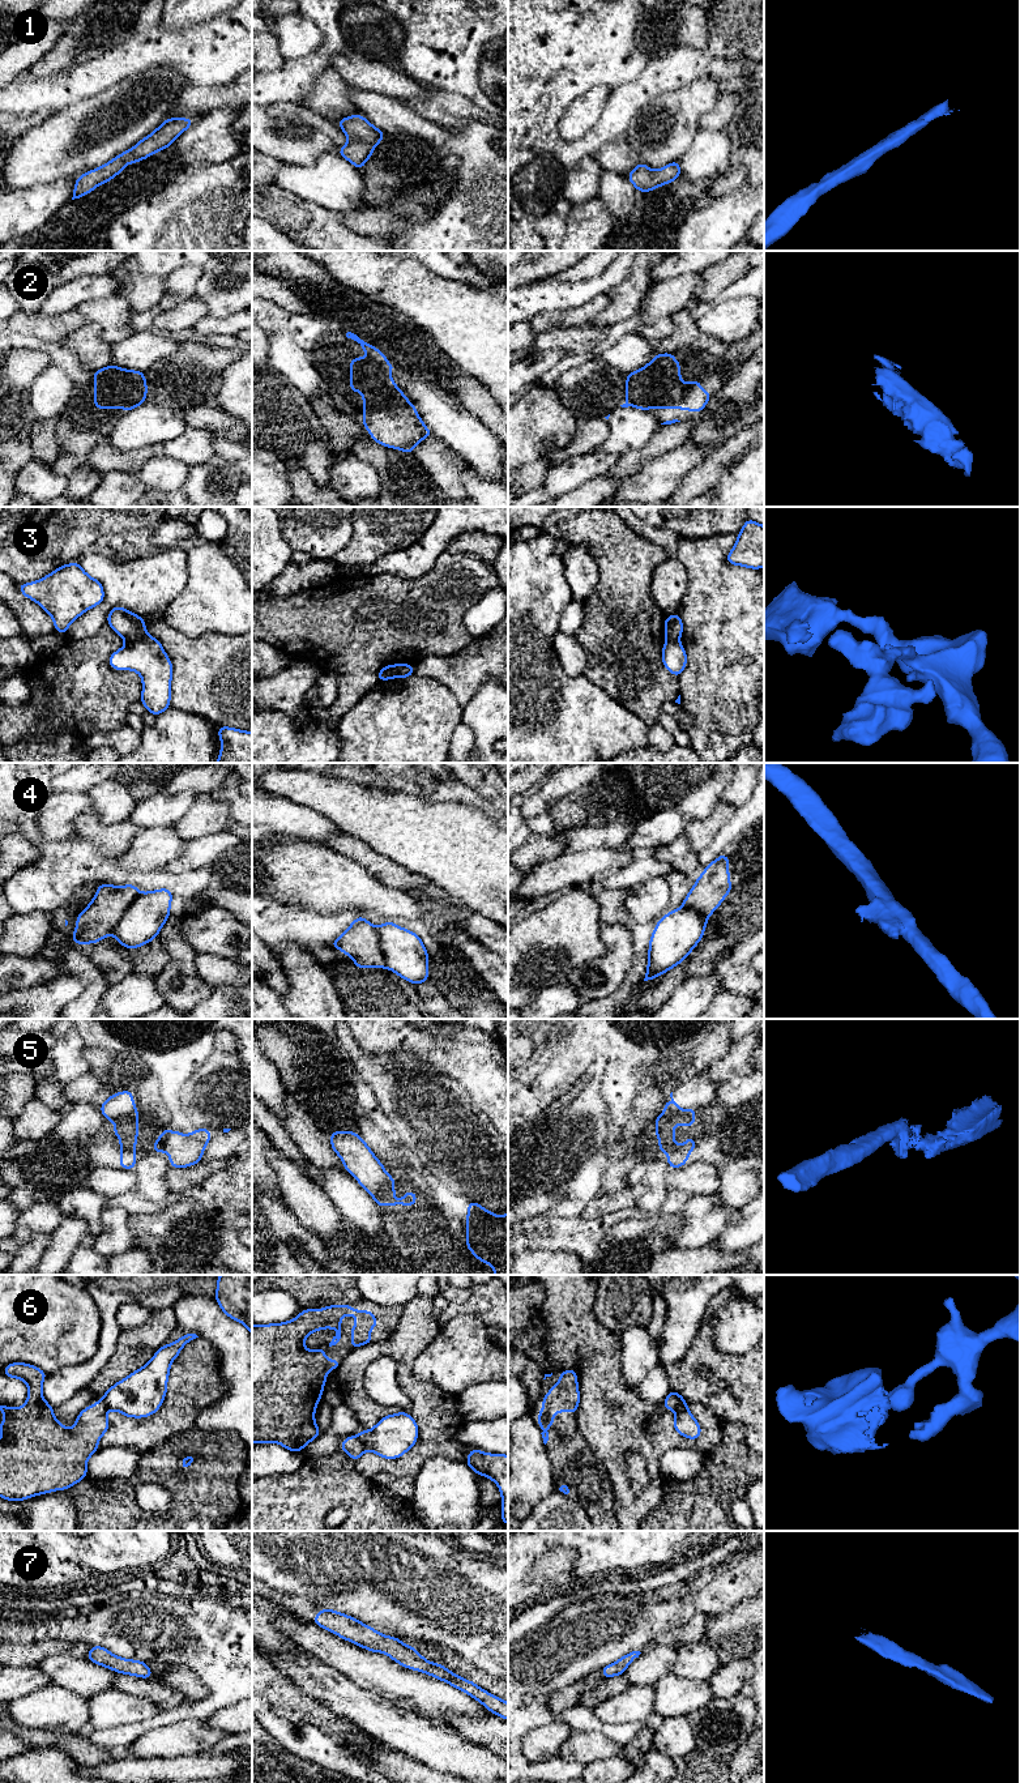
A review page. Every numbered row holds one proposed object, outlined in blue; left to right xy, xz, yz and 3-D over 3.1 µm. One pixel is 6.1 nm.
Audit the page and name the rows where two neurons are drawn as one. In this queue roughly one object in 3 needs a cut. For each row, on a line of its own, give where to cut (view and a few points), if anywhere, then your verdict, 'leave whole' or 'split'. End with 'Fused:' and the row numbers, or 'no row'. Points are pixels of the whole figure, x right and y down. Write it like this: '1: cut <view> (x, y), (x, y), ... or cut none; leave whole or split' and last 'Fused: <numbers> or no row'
1: cut none; leave whole
2: cut xz (370, 355), (382, 365); split
3: cut xy (145, 632), (127, 644); split
4: cut xy (140, 894), (110, 933); split
5: cut xz (388, 1176), (388, 1184), (375, 1199); split
6: cut xz (355, 1436), (366, 1449); split
7: cut none; leave whole
Fused: 2, 3, 4, 5, 6

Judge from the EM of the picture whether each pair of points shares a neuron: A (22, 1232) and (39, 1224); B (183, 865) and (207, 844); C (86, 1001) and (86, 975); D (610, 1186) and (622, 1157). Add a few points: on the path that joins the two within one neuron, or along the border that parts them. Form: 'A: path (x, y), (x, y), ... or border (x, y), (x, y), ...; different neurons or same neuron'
A: path (26, 1228), (30, 1224), (35, 1224); same neuron
B: path (188, 861), (201, 849); same neuron
C: path (89, 994), (89, 981); same neuron
D: path (613, 1180), (618, 1164); same neuron

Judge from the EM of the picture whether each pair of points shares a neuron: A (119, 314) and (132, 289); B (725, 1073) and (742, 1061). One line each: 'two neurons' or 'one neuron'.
A: two neurons
B: one neuron

